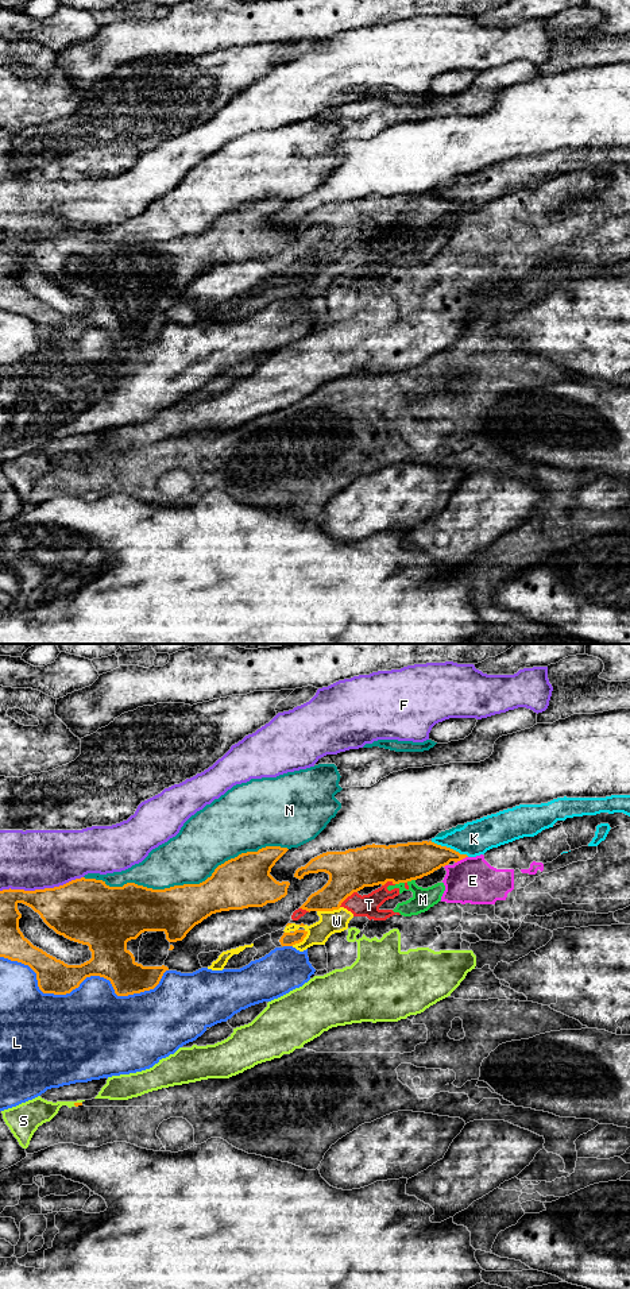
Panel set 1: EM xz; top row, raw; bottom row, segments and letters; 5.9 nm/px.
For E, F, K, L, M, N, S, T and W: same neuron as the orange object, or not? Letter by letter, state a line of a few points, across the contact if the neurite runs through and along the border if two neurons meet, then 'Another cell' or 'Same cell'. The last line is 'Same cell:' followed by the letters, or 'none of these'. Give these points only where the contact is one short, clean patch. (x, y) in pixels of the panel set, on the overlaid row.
E: Another cell
F: Another cell
K: Line: xz (431, 841), (468, 856). Another cell
L: Another cell
M: Line: xz (404, 882), (395, 884). Another cell
N: Another cell
S: Another cell
T: Another cell
W: Line: xz (340, 907), (317, 911). Another cell
Same cell: none of these

